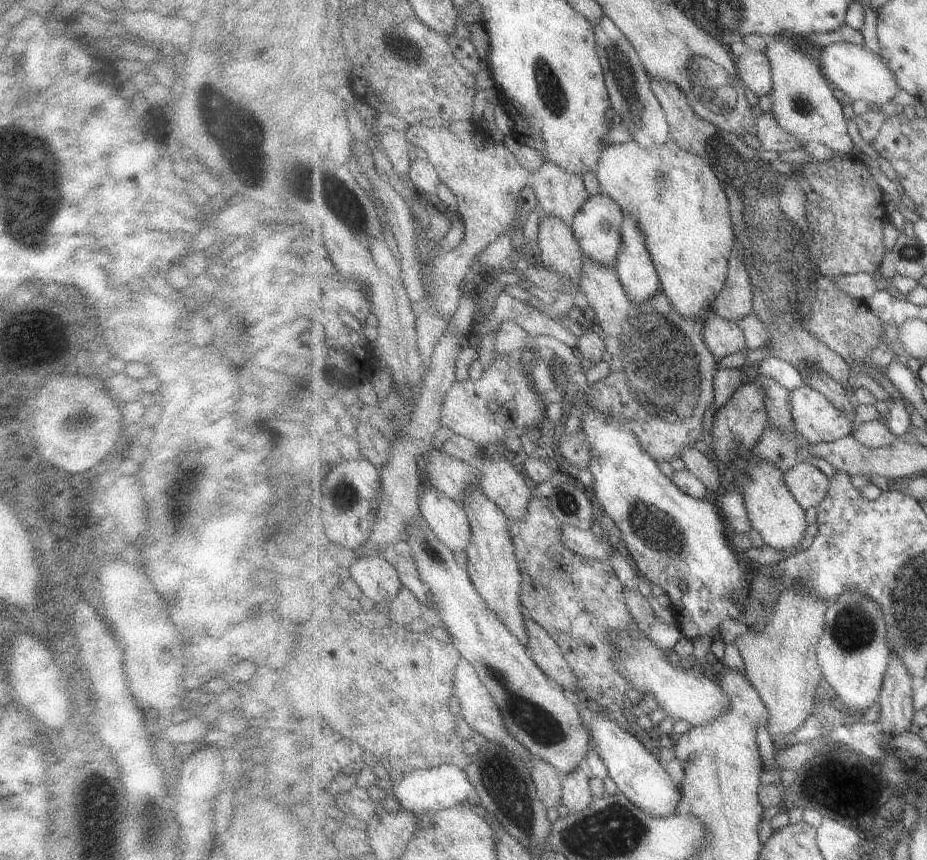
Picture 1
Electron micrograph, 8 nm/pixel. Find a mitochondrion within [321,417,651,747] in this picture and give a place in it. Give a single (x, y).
(568, 504)

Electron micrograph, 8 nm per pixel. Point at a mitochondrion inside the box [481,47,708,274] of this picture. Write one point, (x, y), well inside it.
(553, 93)

